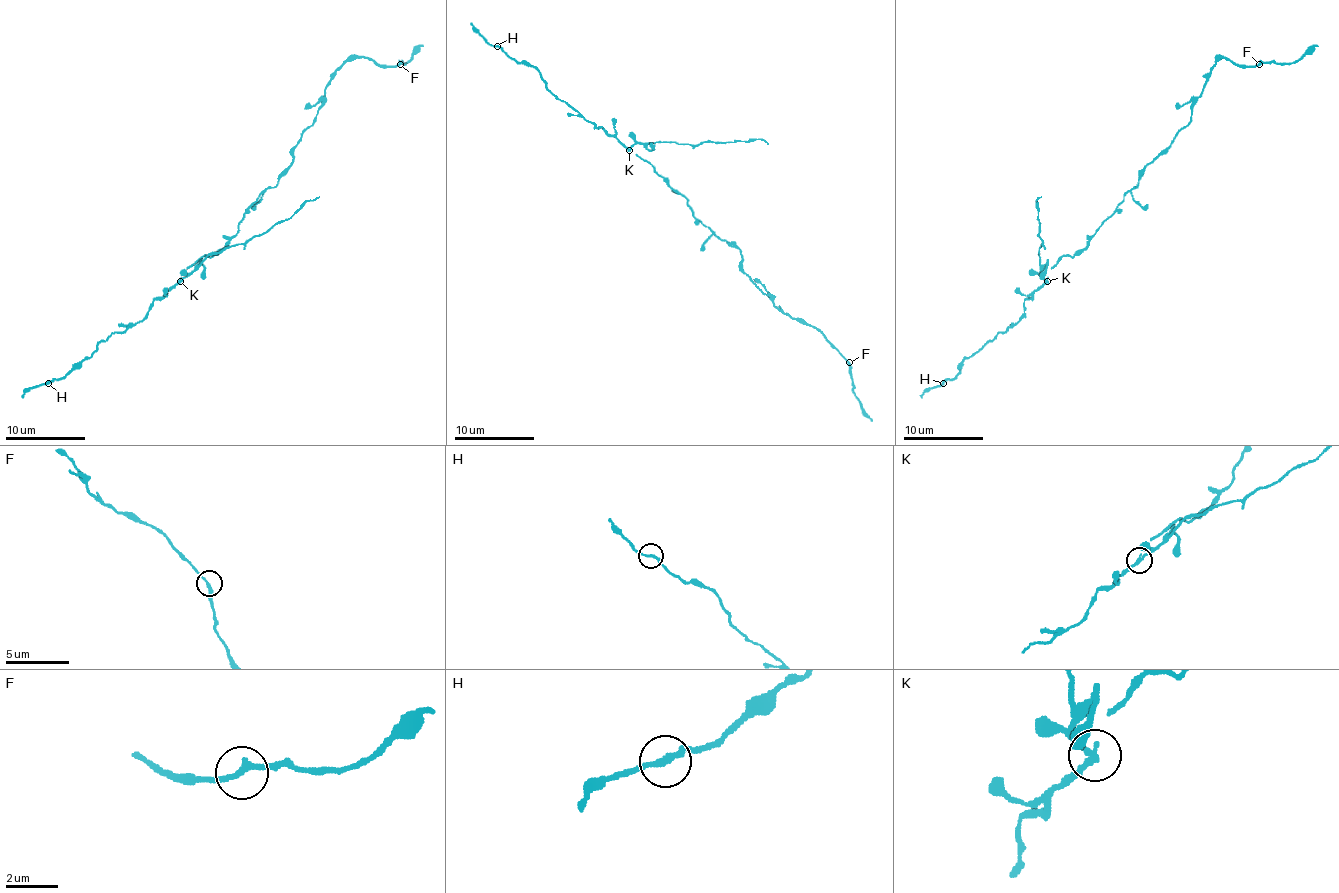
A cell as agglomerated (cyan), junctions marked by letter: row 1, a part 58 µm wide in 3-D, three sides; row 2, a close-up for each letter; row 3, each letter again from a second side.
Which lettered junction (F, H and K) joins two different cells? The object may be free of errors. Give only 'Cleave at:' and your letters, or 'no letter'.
Cleave at: K

